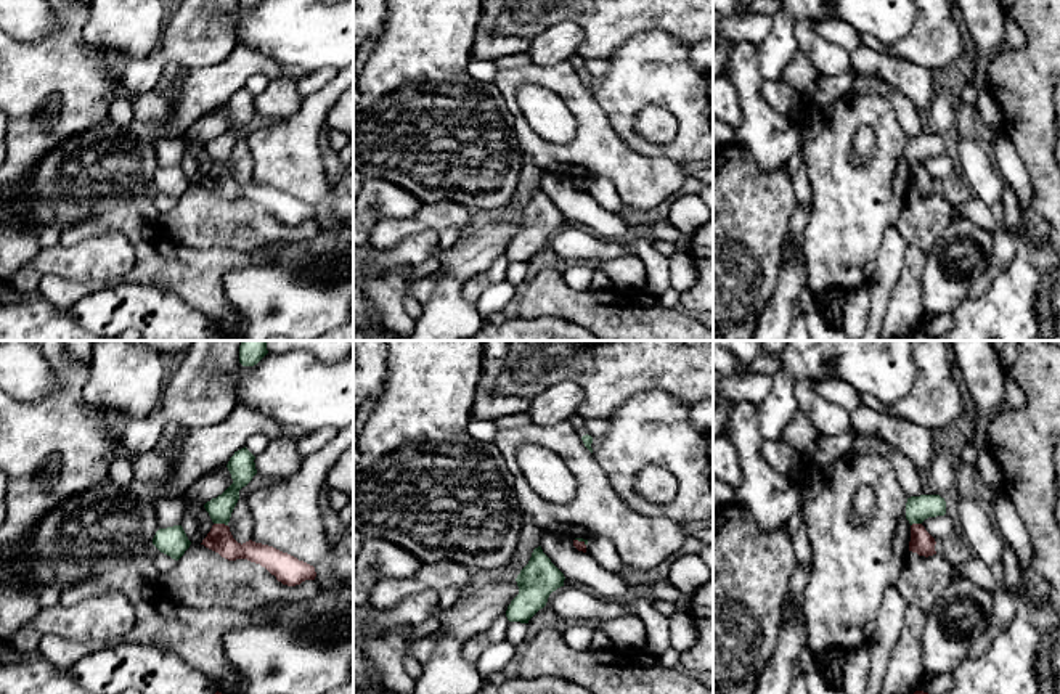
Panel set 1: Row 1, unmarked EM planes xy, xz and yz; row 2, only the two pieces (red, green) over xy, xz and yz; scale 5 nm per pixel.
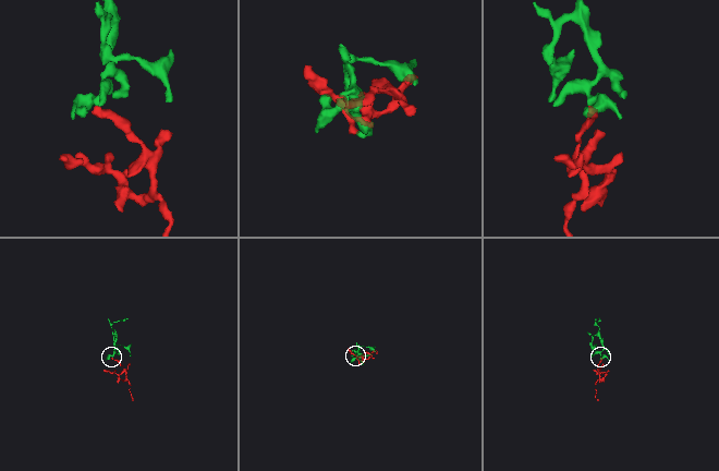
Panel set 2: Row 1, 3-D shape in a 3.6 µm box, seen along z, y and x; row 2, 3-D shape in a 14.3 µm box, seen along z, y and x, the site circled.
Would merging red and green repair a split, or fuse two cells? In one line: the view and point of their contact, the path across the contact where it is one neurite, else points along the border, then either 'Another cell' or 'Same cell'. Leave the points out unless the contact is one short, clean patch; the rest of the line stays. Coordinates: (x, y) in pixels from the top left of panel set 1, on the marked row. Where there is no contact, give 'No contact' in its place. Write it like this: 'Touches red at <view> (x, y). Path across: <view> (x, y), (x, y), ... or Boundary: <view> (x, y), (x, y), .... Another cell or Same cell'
Touches red at xy (220, 524). Boundary: xy (214, 522), (227, 526). Another cell

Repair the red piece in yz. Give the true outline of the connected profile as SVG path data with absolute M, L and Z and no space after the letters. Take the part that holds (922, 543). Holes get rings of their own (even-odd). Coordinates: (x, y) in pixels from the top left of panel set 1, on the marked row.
M922 524L911 525L909 551L928 557L936 554L935 545L935 538L925 530Z

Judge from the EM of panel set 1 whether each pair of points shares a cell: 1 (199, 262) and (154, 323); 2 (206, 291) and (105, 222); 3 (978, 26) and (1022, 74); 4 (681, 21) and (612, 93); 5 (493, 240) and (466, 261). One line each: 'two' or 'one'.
1: two
2: one
3: two
4: two
5: one

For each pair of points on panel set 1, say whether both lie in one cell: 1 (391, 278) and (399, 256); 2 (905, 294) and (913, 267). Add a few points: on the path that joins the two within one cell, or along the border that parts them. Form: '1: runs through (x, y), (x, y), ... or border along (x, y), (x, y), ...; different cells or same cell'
1: border along (387, 269), (373, 273); different cells
2: runs through (908, 288), (911, 273); same cell

